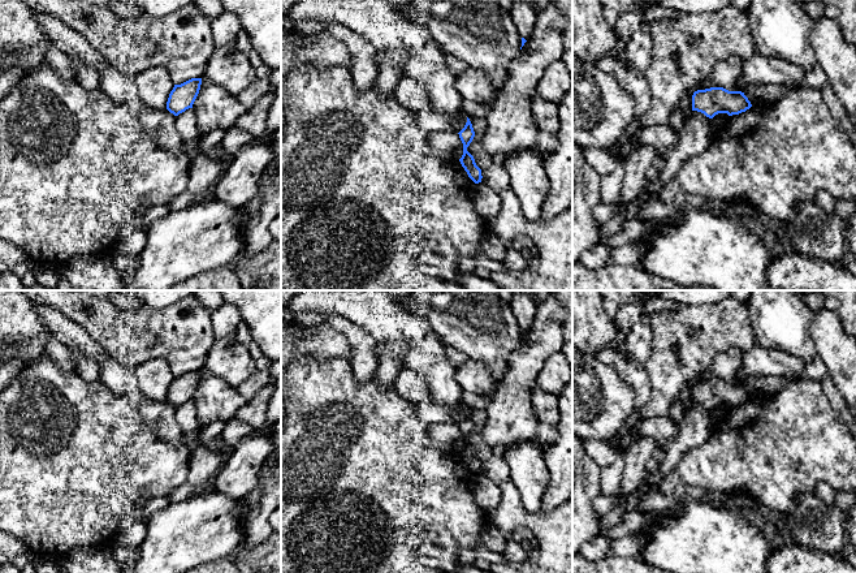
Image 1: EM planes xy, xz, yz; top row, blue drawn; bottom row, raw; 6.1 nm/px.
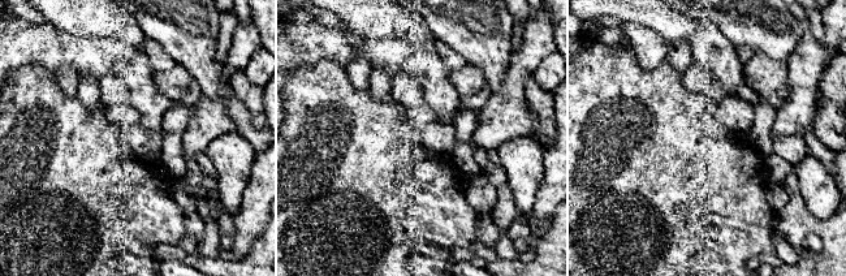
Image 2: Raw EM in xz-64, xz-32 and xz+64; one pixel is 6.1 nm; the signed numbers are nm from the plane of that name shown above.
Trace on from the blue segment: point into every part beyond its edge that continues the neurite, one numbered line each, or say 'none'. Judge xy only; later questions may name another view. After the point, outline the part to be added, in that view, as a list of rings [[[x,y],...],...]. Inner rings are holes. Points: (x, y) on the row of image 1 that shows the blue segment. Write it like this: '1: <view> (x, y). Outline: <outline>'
none

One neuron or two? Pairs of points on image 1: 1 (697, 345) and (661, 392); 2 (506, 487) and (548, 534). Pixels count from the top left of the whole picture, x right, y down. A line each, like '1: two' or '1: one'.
1: one
2: one

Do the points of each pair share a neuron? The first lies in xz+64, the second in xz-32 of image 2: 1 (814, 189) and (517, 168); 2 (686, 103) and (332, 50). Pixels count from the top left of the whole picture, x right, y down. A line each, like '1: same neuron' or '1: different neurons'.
1: same neuron
2: different neurons

